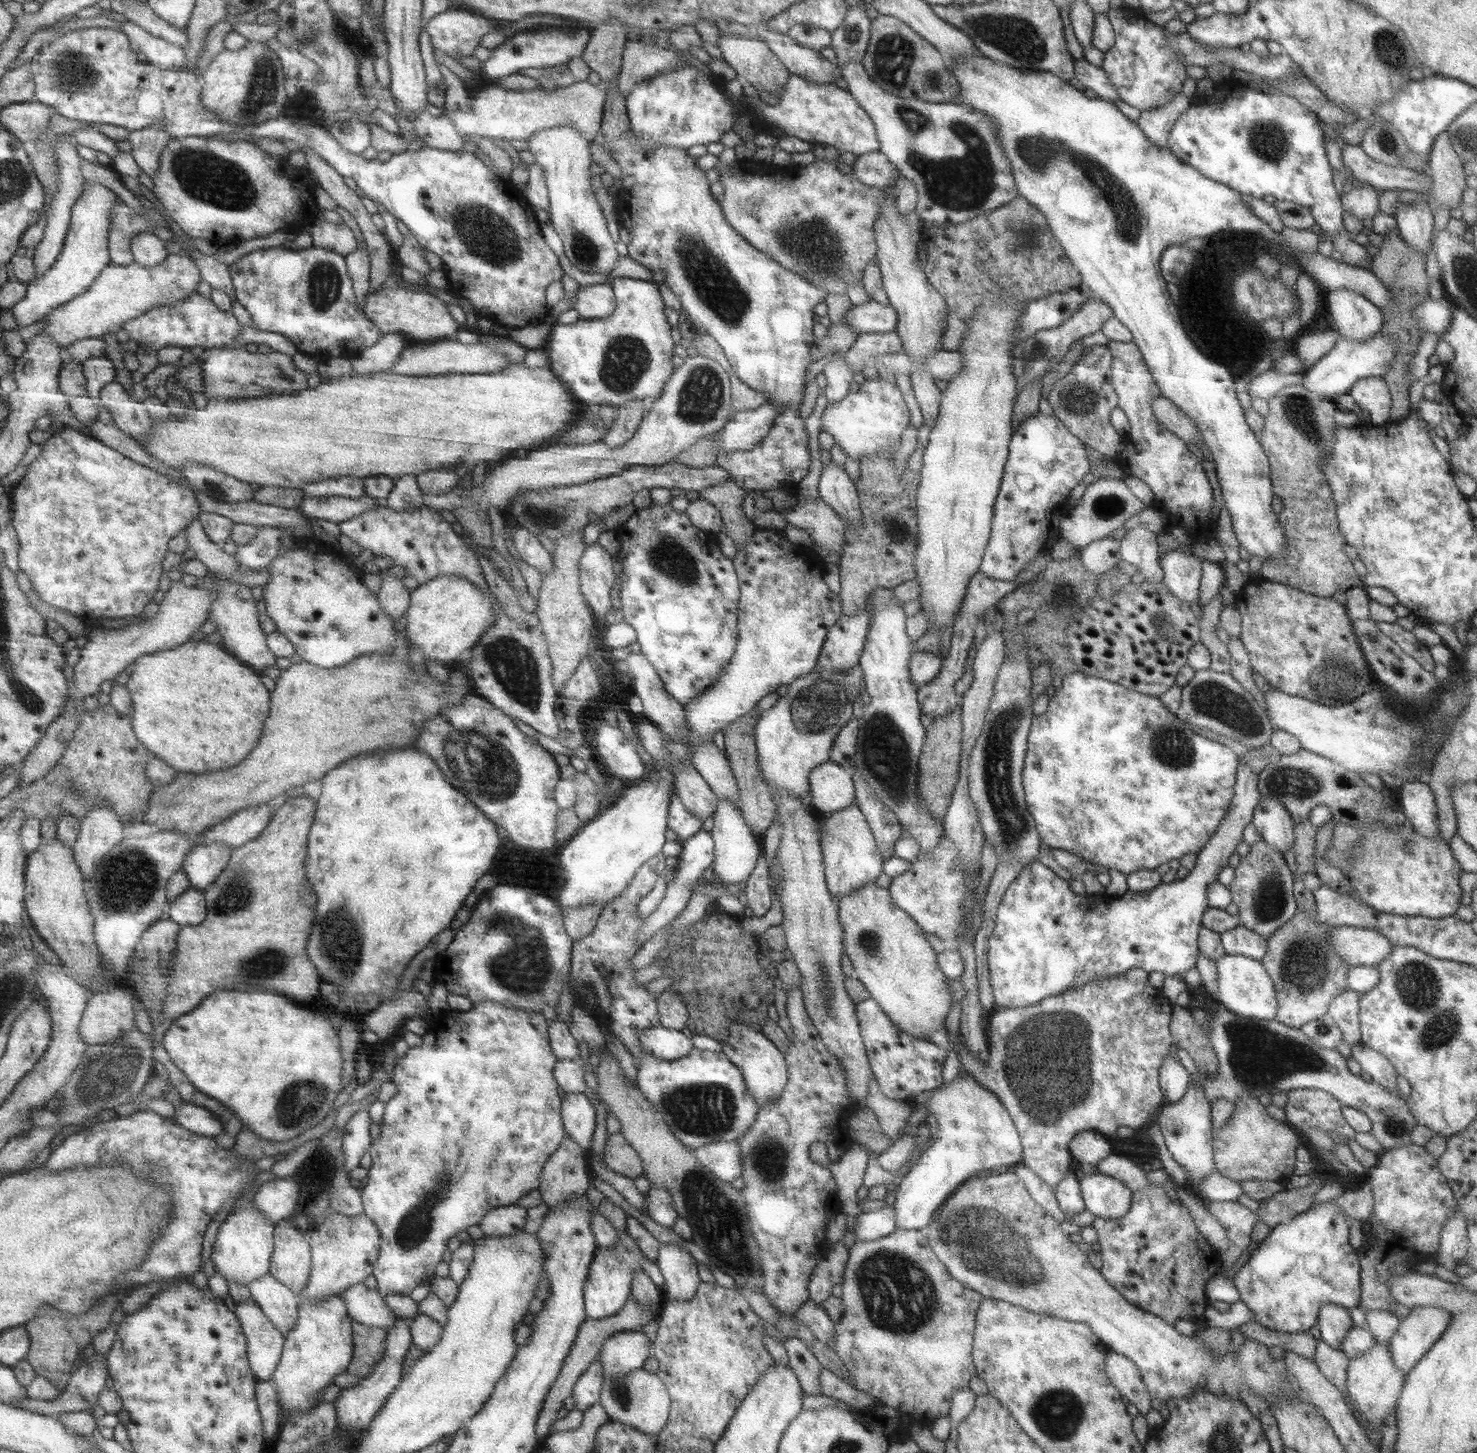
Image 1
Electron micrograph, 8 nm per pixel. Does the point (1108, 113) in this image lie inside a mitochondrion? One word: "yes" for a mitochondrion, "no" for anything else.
no

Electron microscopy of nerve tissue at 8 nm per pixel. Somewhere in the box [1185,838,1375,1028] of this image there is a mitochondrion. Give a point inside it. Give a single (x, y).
(1303, 968)

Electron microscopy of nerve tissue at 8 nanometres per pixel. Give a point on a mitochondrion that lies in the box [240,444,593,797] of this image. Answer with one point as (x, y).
(516, 668)

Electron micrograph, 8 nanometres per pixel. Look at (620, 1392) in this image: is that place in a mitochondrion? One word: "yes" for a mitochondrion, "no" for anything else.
yes

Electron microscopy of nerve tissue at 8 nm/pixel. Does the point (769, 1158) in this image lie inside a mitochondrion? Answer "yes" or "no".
yes

